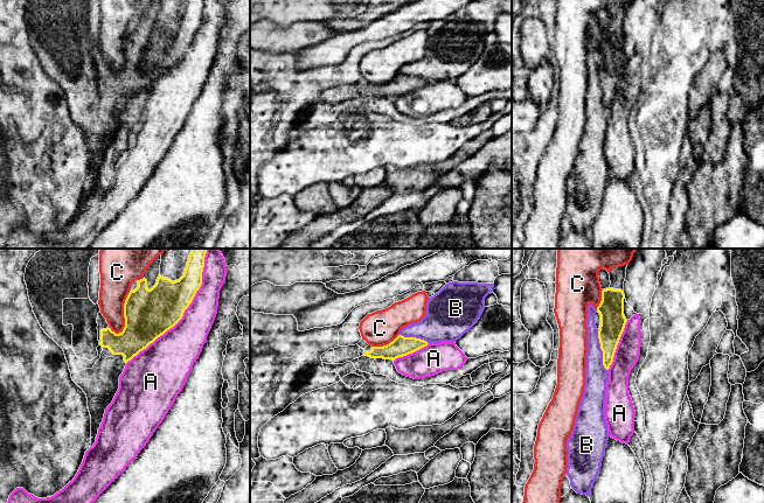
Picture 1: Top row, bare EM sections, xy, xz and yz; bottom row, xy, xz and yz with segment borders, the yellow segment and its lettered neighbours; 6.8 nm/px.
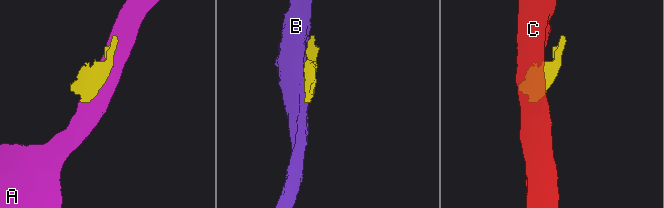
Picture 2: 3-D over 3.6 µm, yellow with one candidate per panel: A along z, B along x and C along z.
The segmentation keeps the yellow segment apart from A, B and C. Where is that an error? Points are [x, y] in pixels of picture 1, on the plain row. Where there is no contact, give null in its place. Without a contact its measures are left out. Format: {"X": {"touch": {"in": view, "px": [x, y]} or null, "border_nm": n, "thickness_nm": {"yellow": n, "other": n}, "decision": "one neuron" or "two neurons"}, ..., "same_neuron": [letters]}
{"A": {"touch": {"in": "xy", "px": [181, 56]}, "border_nm": 900, "thickness_nm": {"yellow": 340, "other": 300}, "decision": "two neurons"}, "B": {"touch": {"in": "yz", "px": [602, 89]}, "border_nm": 280, "thickness_nm": {"yellow": 180, "other": 160}, "decision": "two neurons"}, "C": {"touch": {"in": "xy", "px": [124, 51]}, "border_nm": 320, "thickness_nm": {"yellow": 340, "other": 220}, "decision": "two neurons"}, "same_neuron": []}

